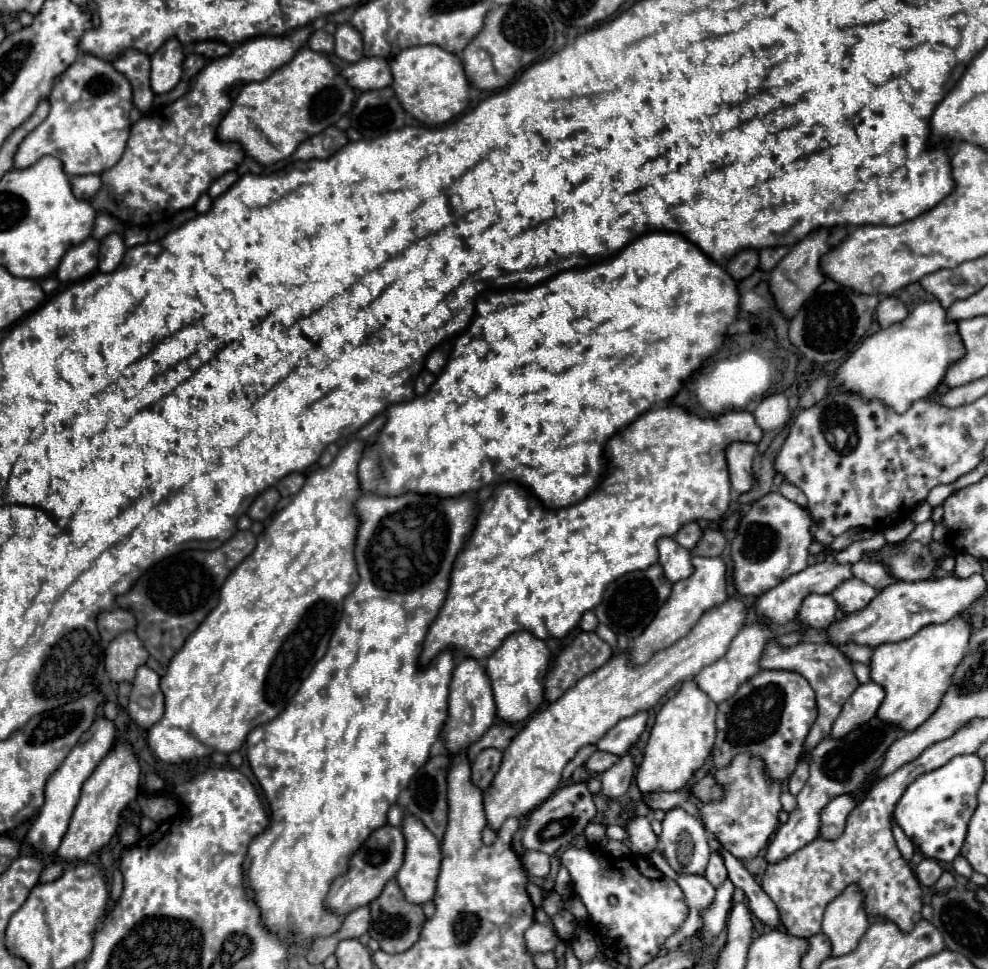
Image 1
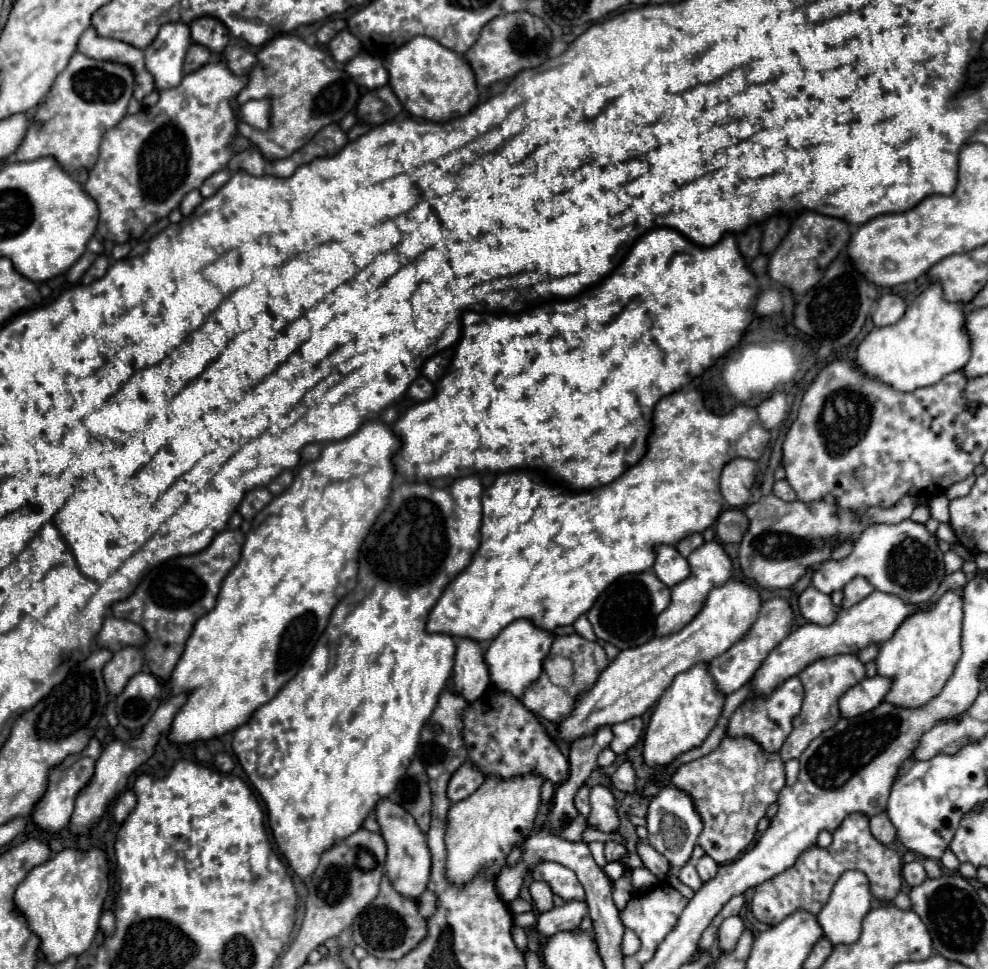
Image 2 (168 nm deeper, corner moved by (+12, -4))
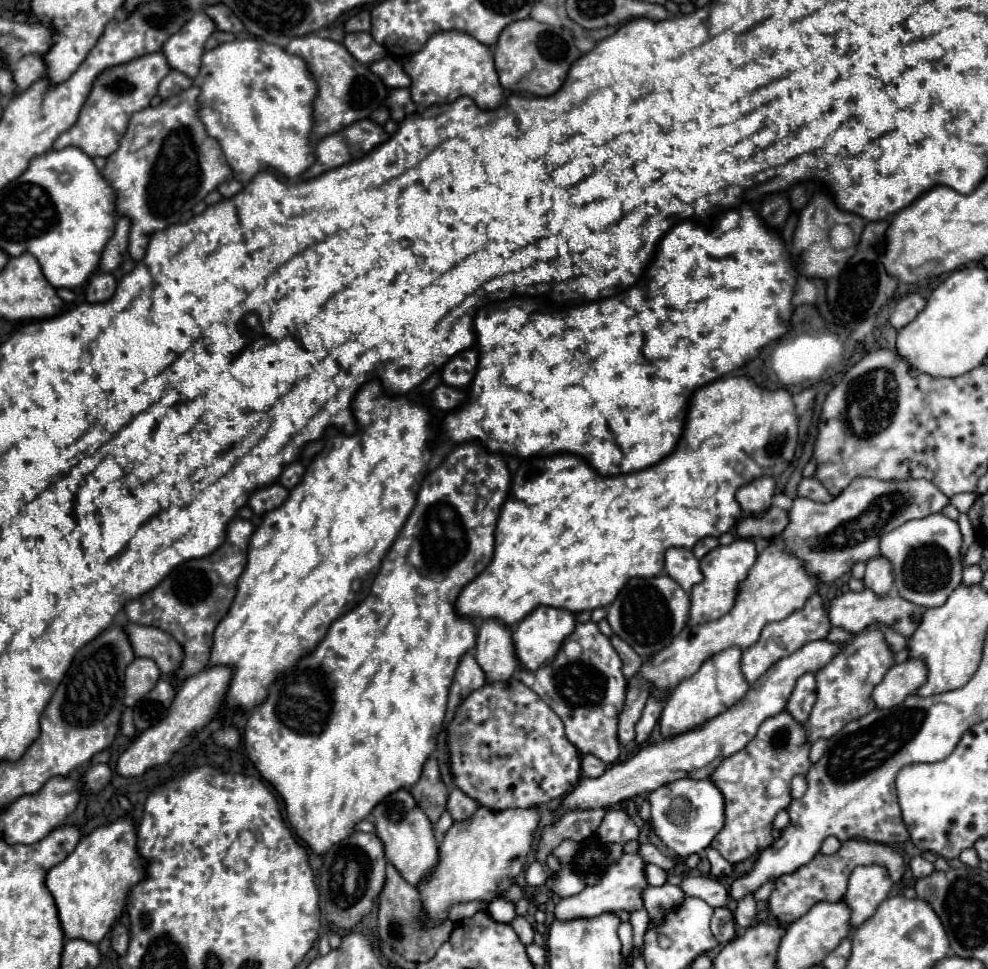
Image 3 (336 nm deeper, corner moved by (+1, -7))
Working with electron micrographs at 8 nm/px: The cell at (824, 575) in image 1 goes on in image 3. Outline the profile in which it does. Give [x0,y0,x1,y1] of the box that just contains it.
[881,513,963,607]

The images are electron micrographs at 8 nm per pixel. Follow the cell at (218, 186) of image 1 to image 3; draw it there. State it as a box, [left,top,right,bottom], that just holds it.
[219,179,243,199]

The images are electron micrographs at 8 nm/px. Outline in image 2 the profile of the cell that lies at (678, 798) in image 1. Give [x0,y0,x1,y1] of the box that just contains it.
[612,760,636,792]

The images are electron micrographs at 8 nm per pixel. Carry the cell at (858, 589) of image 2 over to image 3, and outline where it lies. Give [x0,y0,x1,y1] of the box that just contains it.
[863,555,895,595]

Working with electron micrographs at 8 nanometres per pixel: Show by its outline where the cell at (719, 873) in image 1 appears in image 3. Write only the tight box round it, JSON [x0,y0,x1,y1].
[705,847,733,877]

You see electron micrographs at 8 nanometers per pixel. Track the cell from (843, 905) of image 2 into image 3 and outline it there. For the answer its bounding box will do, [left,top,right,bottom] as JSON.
[845,865,893,927]

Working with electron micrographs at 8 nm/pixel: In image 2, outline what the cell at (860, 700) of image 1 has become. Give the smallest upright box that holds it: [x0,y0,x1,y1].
[838,676,890,716]

